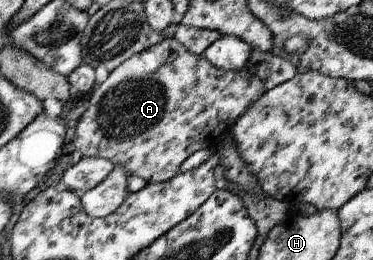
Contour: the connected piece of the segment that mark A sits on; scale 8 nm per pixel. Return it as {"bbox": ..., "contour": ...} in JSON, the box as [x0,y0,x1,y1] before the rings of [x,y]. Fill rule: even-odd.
{"bbox":[73,38,266,183],"contour":[[[165,38],[151,48],[147,48],[141,53],[137,53],[124,62],[123,65],[116,66],[103,83],[95,86],[89,97],[89,108],[83,112],[79,118],[73,144],[81,152],[83,157],[103,157],[113,161],[116,166],[125,167],[132,176],[141,177],[148,183],[162,183],[171,180],[177,173],[181,172],[181,166],[192,156],[193,153],[203,149],[214,149],[220,144],[221,137],[227,137],[235,126],[237,120],[252,108],[252,104],[257,102],[266,93],[265,81],[257,75],[250,73],[247,68],[241,70],[225,70],[221,67],[213,66],[204,56],[193,54],[184,43],[180,43],[175,38]]]}

